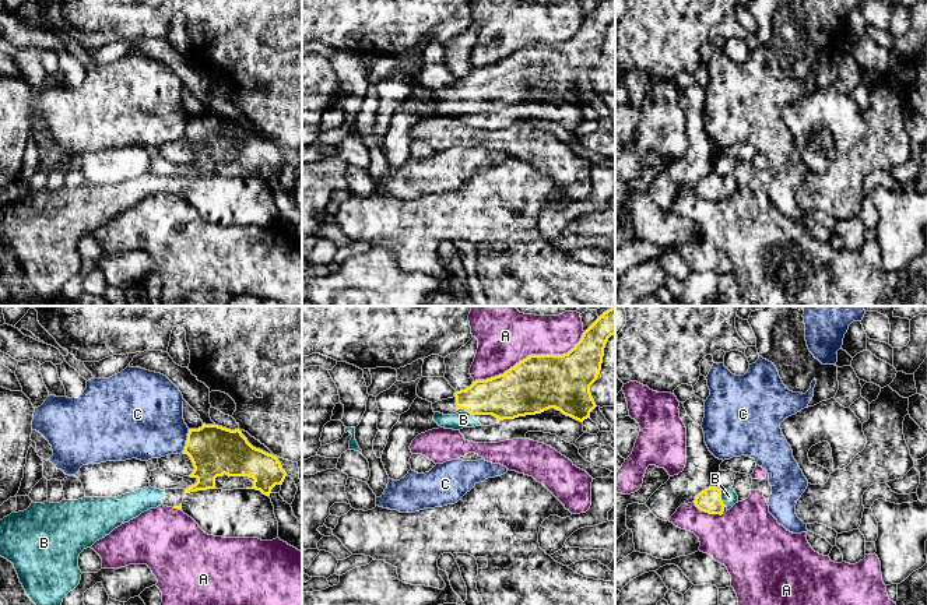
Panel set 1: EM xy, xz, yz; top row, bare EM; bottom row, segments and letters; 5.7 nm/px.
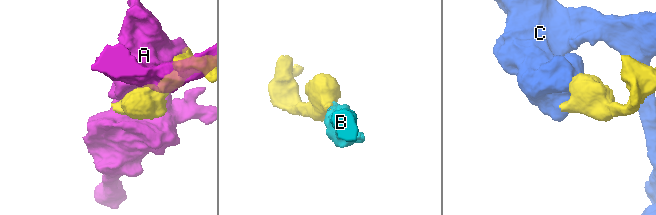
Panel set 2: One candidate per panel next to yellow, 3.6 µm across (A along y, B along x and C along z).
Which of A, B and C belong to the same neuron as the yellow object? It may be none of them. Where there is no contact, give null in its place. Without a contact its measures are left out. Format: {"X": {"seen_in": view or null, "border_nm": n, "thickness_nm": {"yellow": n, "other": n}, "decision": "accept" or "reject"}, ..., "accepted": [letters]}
{"A": {"seen_in": "xz", "border_nm": 700, "thickness_nm": {"yellow": 320, "other": 300}, "decision": "reject"}, "B": {"seen_in": "yz", "border_nm": 100, "thickness_nm": {"yellow": 140, "other": 90}, "decision": "accept"}, "C": {"seen_in": "xy", "border_nm": 140, "thickness_nm": {"yellow": 280, "other": 420}, "decision": "reject"}, "accepted": ["B"]}

